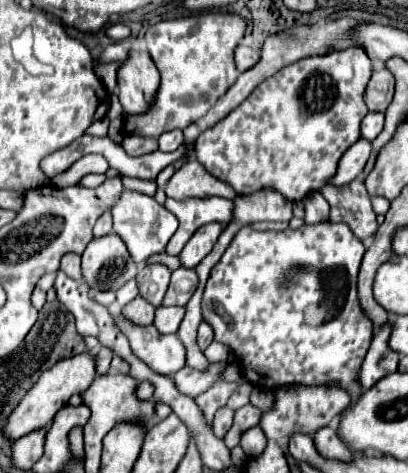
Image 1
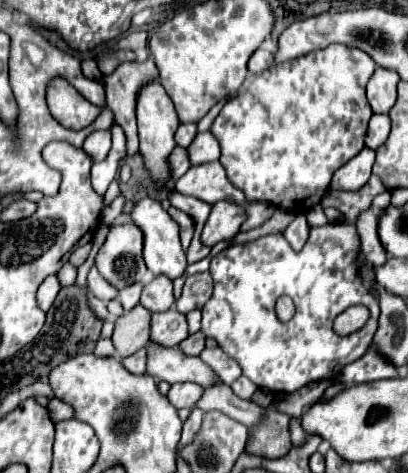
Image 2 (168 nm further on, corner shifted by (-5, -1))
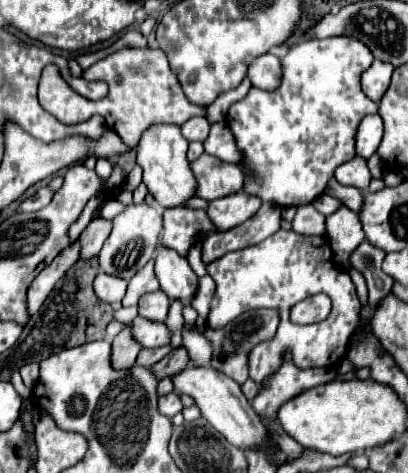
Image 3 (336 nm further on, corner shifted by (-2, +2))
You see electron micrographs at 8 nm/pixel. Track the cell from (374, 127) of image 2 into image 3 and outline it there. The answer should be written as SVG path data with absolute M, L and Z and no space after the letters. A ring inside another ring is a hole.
M379 113L367 115L357 129L357 155L369 159L377 151L377 147L381 143L381 137L383 137L381 115Z

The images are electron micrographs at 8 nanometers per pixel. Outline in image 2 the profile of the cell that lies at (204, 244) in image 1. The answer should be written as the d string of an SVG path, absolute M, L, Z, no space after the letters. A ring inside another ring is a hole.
M216 202L202 230L202 242L214 246L222 240L234 238L240 232L242 222L246 220L246 208L234 202Z

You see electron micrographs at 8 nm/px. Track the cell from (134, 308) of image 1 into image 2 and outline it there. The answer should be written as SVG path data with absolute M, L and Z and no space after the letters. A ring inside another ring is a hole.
M136 306L116 320L112 342L120 358L128 358L146 346L150 340L150 312L144 306Z

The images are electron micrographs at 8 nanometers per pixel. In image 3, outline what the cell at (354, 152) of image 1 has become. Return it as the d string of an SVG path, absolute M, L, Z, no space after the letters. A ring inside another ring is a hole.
M355 155L351 161L347 161L347 163L343 163L343 165L339 165L335 169L335 179L341 185L367 189L369 181L371 181L371 175L369 175L369 169L367 169L367 161L363 157Z

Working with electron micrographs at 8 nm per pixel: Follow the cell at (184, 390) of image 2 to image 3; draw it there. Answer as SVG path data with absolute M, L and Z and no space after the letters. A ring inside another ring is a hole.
M171 391L171 393L163 395L163 397L159 397L159 413L163 413L165 417L173 417L181 409L183 409L183 403L181 403L179 393Z

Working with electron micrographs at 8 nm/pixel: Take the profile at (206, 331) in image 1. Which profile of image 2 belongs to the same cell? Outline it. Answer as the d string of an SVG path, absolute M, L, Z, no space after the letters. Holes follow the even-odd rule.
M196 332L196 334L190 334L190 338L186 338L184 342L178 344L178 348L186 354L186 356L198 356L202 350L204 350L204 334L202 332Z

